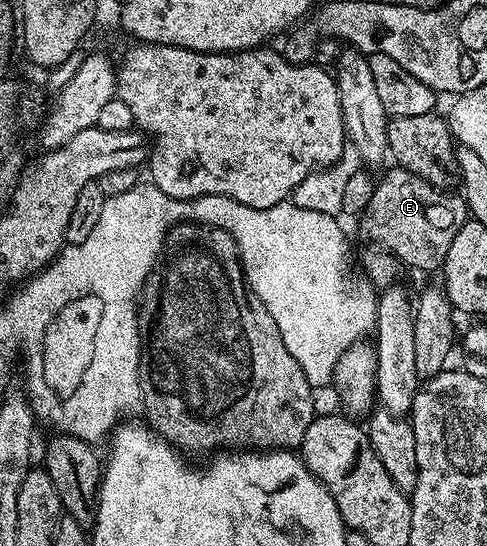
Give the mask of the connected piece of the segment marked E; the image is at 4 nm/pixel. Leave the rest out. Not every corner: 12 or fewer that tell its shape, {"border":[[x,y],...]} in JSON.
{"border":[[396,165],[360,220],[406,268],[444,268],[465,200]]}

